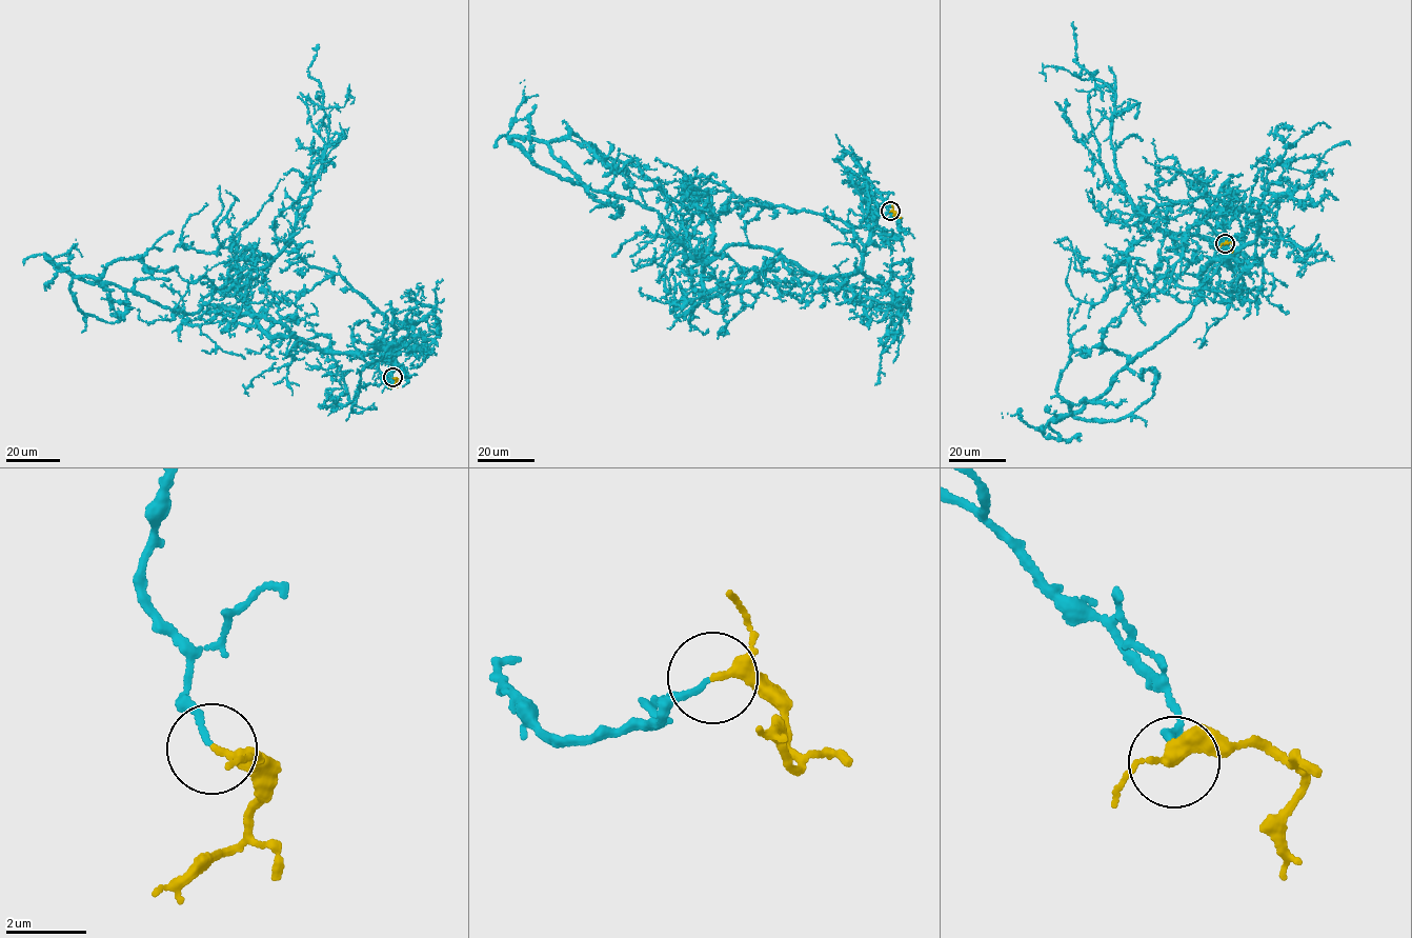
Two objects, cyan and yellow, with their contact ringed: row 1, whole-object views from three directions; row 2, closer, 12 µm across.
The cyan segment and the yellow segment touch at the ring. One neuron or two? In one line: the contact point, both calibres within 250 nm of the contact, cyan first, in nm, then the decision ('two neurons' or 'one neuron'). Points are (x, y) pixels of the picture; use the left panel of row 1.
(392, 377) | 120/200 nm | one neuron

